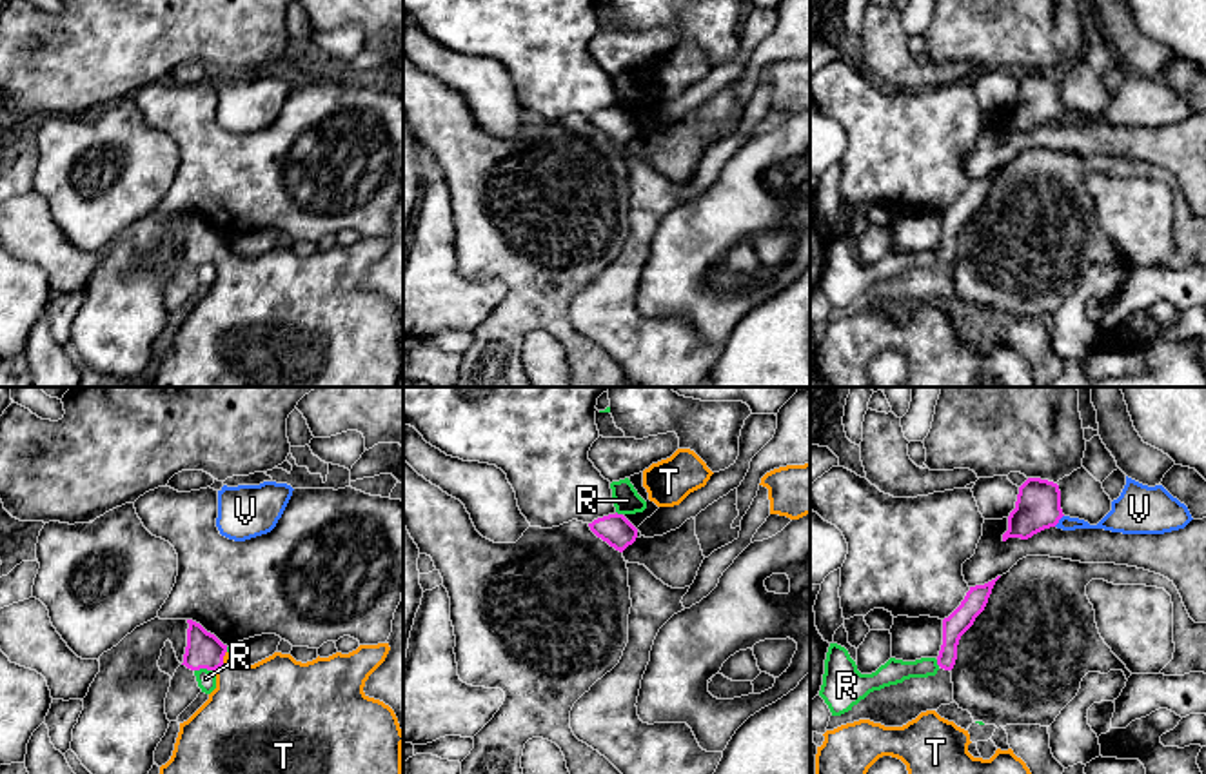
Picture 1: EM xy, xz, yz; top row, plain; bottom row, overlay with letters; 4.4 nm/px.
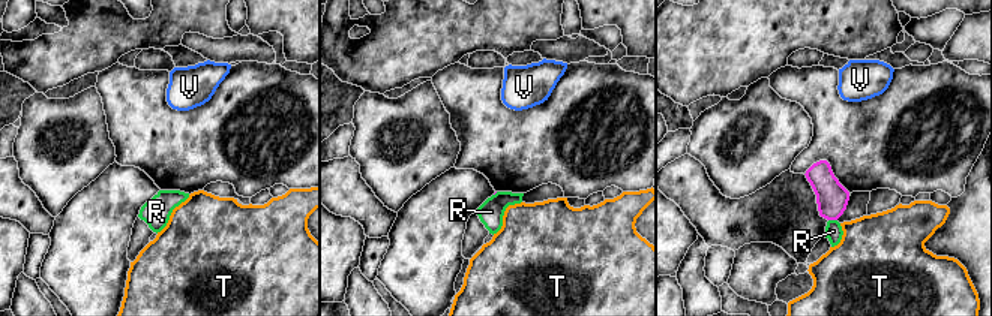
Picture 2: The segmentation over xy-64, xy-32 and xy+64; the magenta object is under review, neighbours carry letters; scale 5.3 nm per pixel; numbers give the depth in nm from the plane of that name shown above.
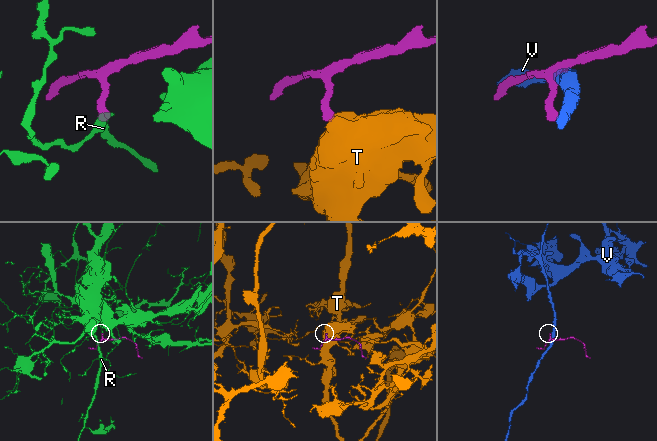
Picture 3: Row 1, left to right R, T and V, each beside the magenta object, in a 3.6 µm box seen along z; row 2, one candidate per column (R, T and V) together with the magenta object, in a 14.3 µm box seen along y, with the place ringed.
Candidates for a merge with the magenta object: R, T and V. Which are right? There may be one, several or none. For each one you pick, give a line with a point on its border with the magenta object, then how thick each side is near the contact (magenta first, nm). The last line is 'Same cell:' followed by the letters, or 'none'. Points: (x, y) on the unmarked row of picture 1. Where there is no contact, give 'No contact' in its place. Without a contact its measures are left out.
T: Touches magenta at xy (222, 255). Thickness 160 nm (magenta) against 380 nm
Same cell: T

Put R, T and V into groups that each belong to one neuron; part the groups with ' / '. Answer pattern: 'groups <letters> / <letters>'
groups R / T / V

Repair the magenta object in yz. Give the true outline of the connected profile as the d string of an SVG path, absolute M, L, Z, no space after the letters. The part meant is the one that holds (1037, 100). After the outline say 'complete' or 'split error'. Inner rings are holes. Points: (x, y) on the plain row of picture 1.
M1028 71L1019 80L1003 134L1008 131L1028 133L1044 122L1055 120L1063 109L1059 78L1041 71Z; complete

